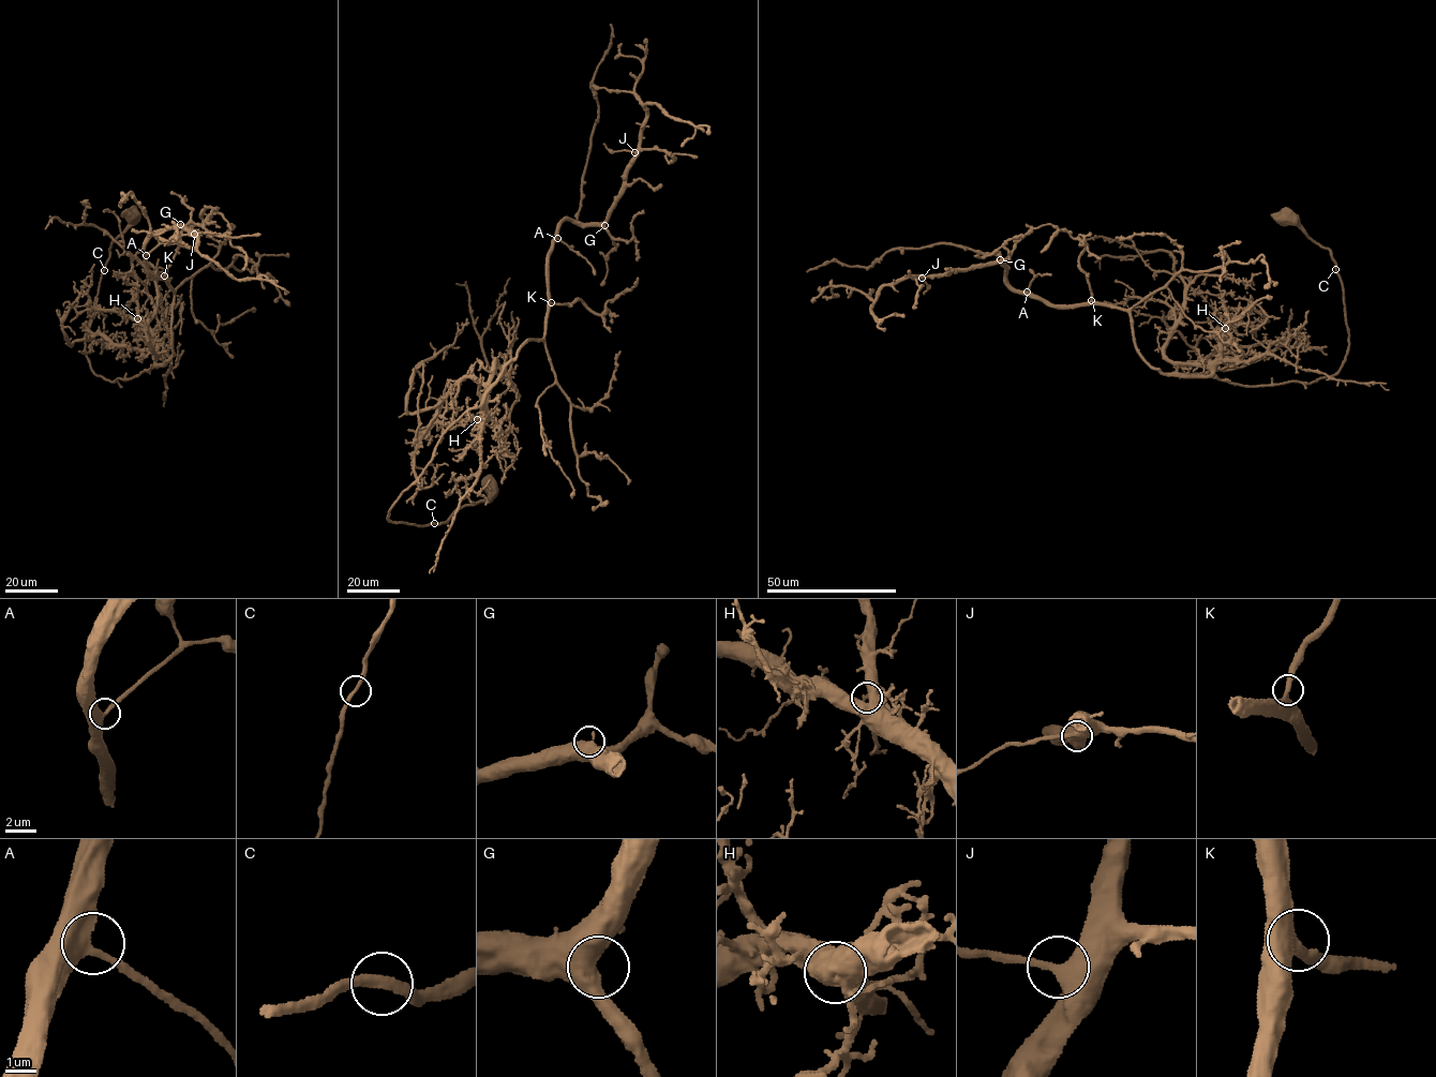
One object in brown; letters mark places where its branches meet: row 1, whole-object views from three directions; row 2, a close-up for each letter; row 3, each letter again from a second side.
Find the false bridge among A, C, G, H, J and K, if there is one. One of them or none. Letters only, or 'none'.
none

